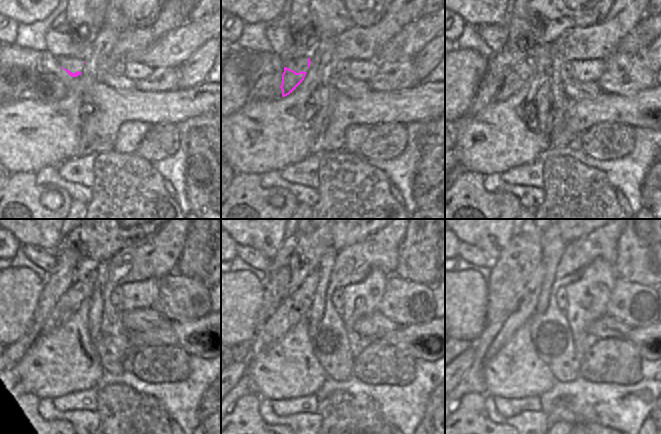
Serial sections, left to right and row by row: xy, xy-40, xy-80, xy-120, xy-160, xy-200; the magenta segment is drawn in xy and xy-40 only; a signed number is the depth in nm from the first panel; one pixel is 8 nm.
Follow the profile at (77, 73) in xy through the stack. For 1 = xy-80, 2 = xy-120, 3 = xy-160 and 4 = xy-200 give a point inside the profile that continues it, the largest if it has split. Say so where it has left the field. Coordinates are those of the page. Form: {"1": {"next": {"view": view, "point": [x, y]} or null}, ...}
{"1": {"next": {"view": "xy-80", "point": [514, 80]}}, "2": {"next": {"view": "xy-120", "point": [68, 304]}}, "3": {"next": {"view": "xy-160", "point": [296, 306]}}, "4": {"next": {"view": "xy-200", "point": [495, 335]}}}

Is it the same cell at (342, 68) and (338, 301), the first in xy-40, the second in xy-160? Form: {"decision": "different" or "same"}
{"decision": "same"}

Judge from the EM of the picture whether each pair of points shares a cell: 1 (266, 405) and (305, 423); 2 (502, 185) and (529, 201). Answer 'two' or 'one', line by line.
1: one
2: one

